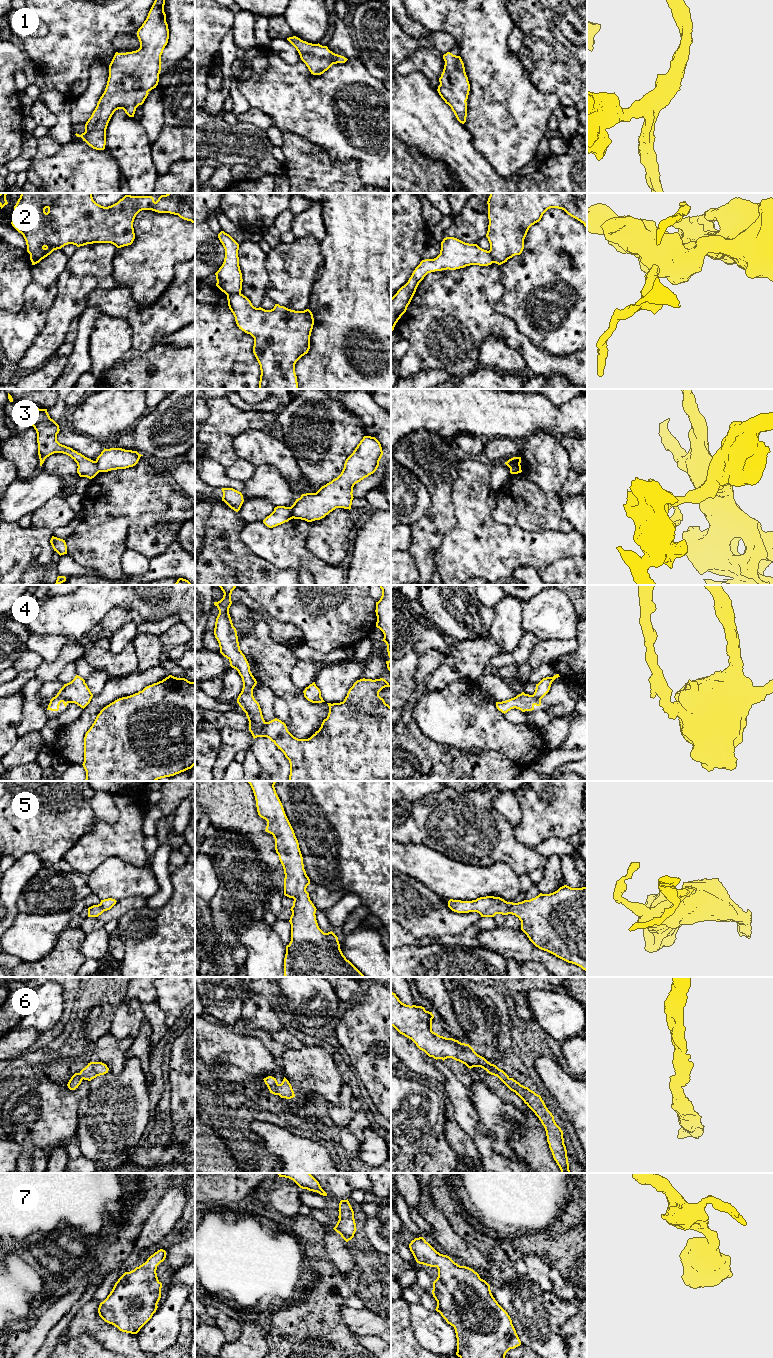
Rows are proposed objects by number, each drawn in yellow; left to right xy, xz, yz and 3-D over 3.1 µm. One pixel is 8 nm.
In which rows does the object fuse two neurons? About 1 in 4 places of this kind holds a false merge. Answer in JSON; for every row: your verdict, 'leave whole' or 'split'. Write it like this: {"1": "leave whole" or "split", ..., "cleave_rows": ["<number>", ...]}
{"1": "leave whole", "2": "split", "3": "split", "4": "split", "5": "leave whole", "6": "leave whole", "7": "leave whole", "cleave_rows": ["2", "3", "4"]}

